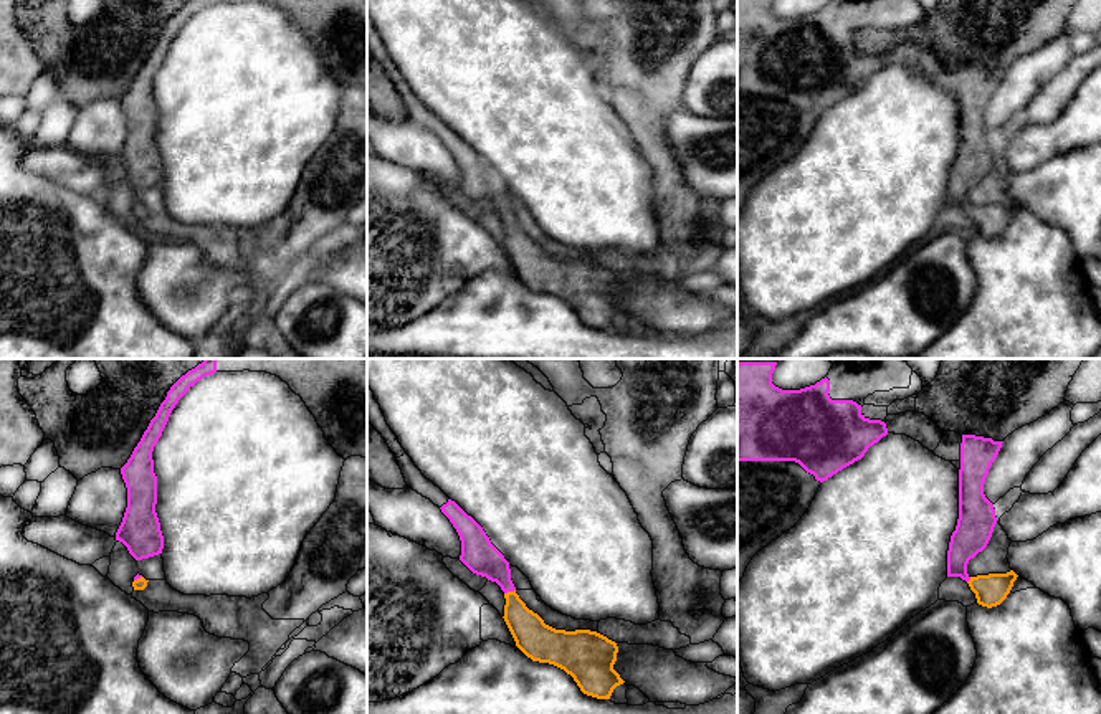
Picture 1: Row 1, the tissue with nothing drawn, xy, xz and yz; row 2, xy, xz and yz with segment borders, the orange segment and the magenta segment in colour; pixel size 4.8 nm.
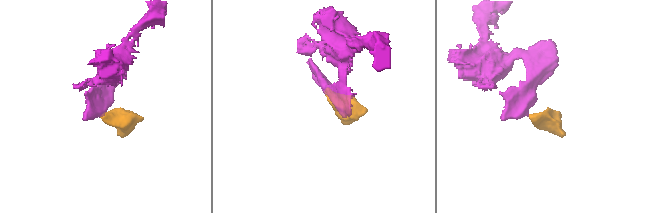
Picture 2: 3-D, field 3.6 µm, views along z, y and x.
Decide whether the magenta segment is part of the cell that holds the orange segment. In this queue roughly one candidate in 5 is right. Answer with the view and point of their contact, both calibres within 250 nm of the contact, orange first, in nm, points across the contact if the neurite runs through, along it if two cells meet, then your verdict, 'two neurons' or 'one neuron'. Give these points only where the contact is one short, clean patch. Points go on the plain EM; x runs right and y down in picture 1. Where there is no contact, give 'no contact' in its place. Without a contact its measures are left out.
meets orange in xz at (509, 222); 180 nm thick on the orange side, 170 nm on the other; runs through xz (533, 266), (516, 245), (509, 222), (505, 210), (478, 184); one neuron

